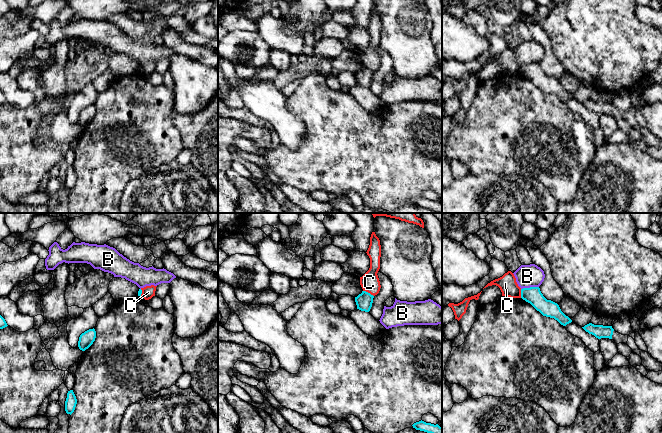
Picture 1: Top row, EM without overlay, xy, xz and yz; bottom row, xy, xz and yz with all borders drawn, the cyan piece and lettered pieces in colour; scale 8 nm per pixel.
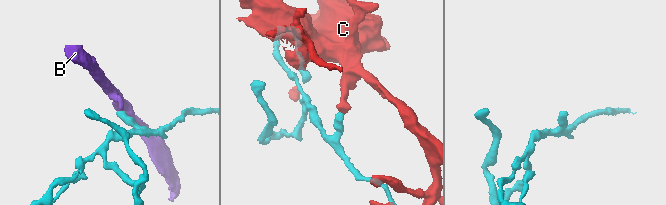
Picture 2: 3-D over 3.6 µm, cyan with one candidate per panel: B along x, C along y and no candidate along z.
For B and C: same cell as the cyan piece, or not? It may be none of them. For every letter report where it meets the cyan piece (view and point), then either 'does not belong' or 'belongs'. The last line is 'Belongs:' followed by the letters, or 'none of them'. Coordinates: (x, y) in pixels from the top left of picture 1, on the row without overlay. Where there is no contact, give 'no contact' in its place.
B: contact yz (530, 63); does not belong
C: contact xz (367, 68); does not belong
Belongs: none of them

